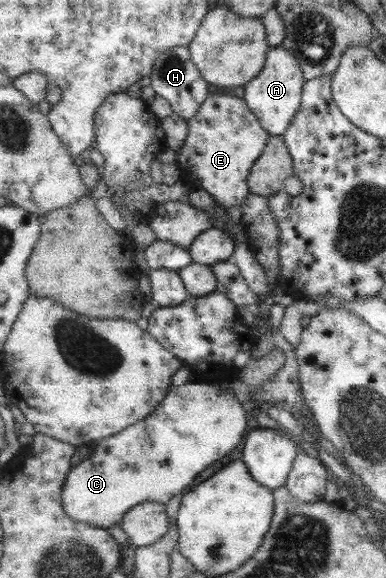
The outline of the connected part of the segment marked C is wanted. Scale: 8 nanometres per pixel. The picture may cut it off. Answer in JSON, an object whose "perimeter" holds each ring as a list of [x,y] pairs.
{"perimeter":[[[194,380],[172,386],[168,396],[152,415],[116,435],[110,435],[99,441],[94,452],[73,468],[62,491],[62,505],[74,521],[104,529],[121,524],[124,516],[139,504],[146,502],[165,504],[176,494],[180,492],[184,494],[184,488],[192,486],[198,472],[204,474],[204,470],[210,464],[232,452],[244,440],[246,430],[248,430],[248,406],[240,403],[232,390],[208,383],[197,384]]]}

